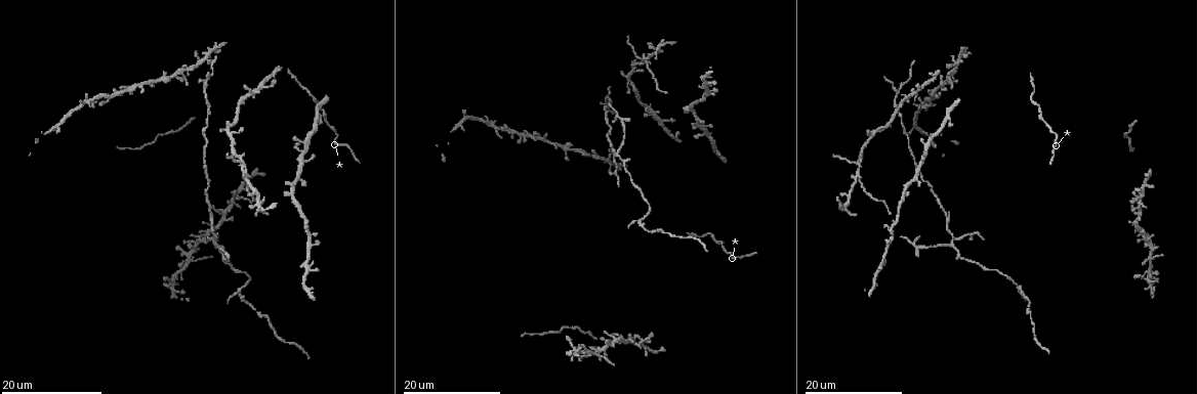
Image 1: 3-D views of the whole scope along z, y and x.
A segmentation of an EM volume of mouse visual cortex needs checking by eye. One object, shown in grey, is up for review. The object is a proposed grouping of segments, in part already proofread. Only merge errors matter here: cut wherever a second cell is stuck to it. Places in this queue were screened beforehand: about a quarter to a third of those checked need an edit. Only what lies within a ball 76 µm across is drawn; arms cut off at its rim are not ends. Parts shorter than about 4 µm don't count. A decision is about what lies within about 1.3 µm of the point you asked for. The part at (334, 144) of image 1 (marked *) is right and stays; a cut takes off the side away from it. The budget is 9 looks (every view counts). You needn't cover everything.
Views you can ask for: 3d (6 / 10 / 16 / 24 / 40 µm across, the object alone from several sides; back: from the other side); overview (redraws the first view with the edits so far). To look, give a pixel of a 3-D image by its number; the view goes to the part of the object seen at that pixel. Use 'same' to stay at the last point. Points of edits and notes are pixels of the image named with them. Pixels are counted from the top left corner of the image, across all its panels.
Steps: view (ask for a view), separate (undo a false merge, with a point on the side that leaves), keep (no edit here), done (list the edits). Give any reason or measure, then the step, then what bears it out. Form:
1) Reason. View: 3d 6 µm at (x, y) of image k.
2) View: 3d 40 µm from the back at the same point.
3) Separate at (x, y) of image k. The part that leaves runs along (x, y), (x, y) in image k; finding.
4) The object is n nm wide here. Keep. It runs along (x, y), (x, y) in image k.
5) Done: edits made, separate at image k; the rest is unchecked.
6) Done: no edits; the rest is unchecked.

Three arms meet. View: 3d 16 µm at (629, 80) of image 1.

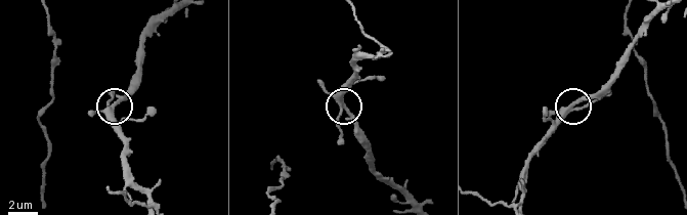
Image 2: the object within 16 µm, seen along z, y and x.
View: 3d 10 µm at (112, 105) of image 2.

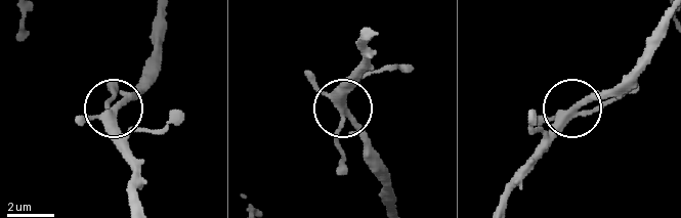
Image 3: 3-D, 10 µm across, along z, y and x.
The object is 250 nm wide here. Keep. Continuous, no second cell.

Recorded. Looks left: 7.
Small branch off a trunk. View: 3d 24 µm at (858, 163) of image 1.

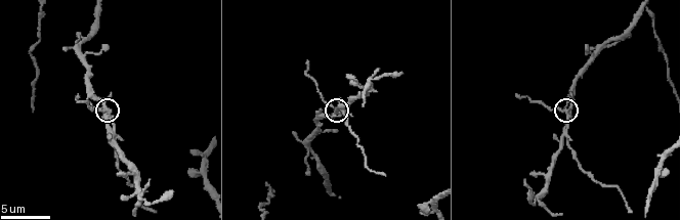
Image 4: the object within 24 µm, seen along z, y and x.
Closer look. View: 3d 10 µm at (109, 109) of image 4.

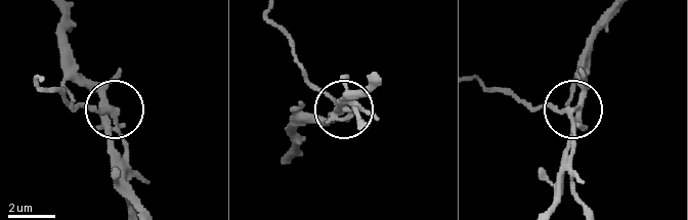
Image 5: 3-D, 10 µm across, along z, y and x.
The side arm is 7 µm long. Keep. Continuous, no second cell.

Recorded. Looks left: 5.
Three-way junction. View: 3d 24 µm at (241, 288) of image 1.

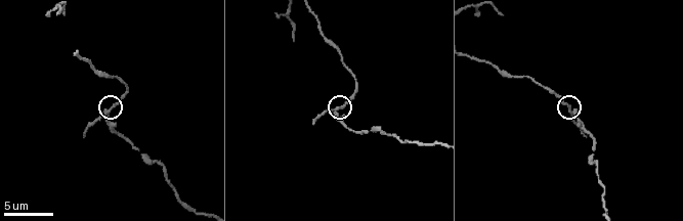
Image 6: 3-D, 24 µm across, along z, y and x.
View: 3d 10 µm at (573, 109) of image 6.

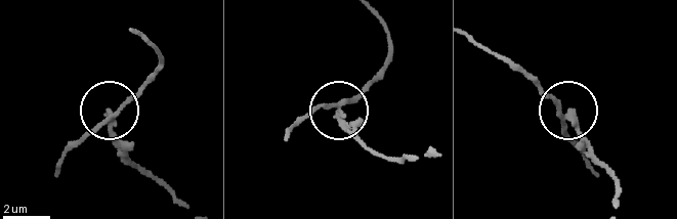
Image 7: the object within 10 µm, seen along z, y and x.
The object is 200 nm wide here. Separate at (83, 138) of image 7. The part that leaves runs along (113, 117), (156, 72), (158, 56), (140, 37) in image 7; a second cell is stuck on.

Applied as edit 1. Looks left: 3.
Looks like a crossing. View: 3d 16 µm at (1146, 238) of image 1.

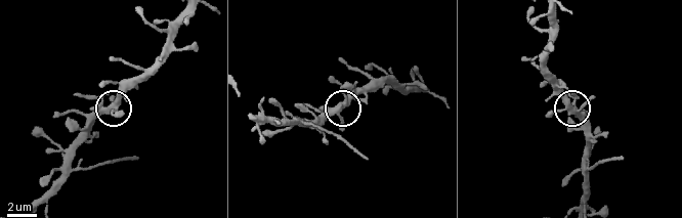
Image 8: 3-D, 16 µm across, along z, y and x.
Closer look. View: 3d 6 µm at (342, 103) of image 8.

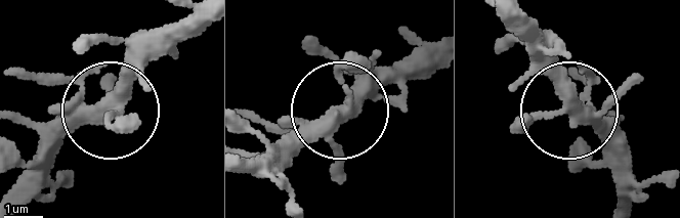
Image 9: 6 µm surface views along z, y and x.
Keep. It runs along (514, 17), (543, 76), (628, 150) in image 9; all the same cell.

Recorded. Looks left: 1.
Done: edits made, separate at image 7; the rest is unchecked.

